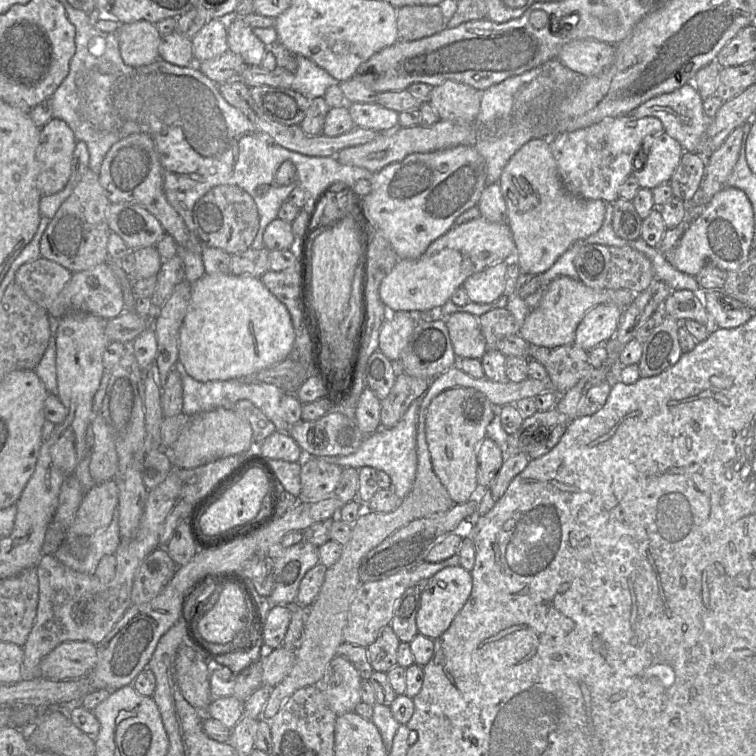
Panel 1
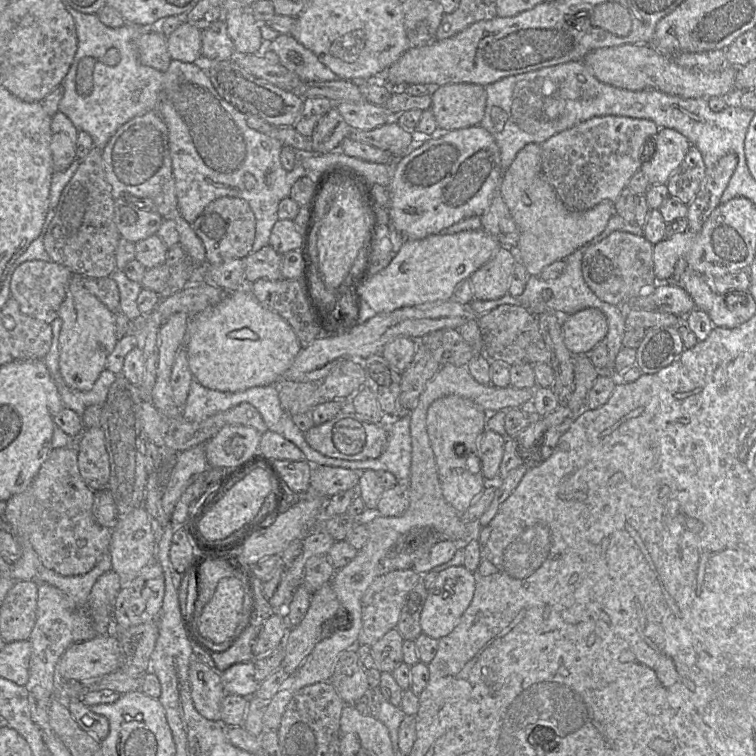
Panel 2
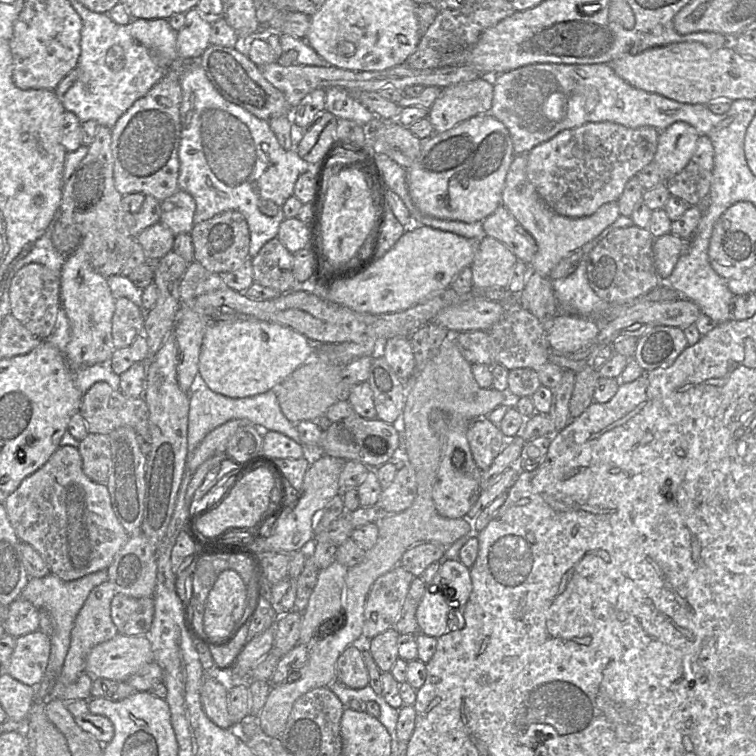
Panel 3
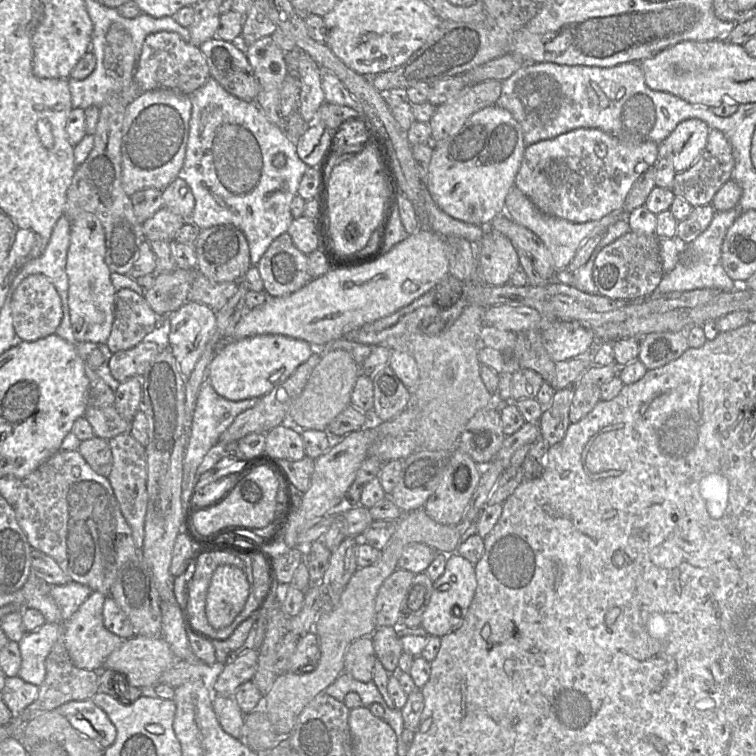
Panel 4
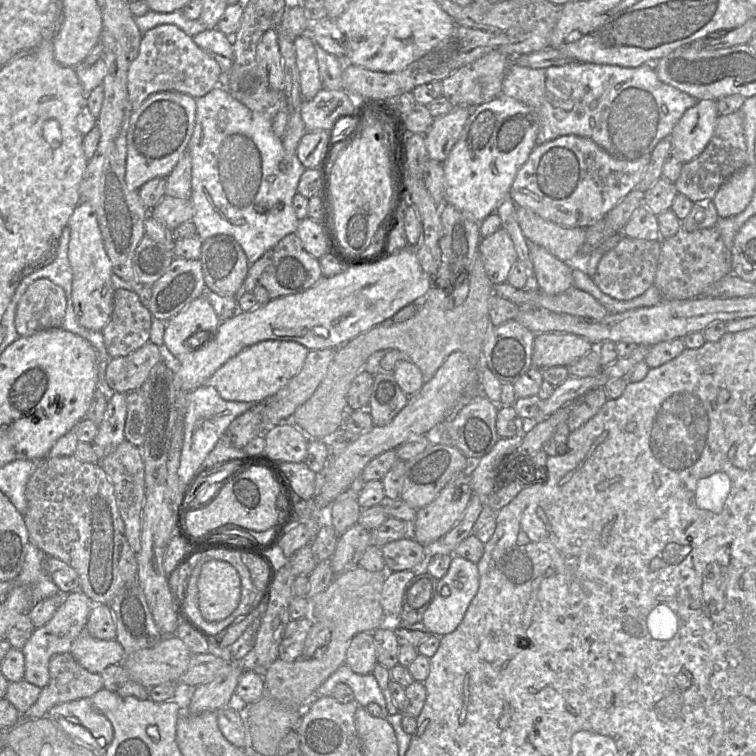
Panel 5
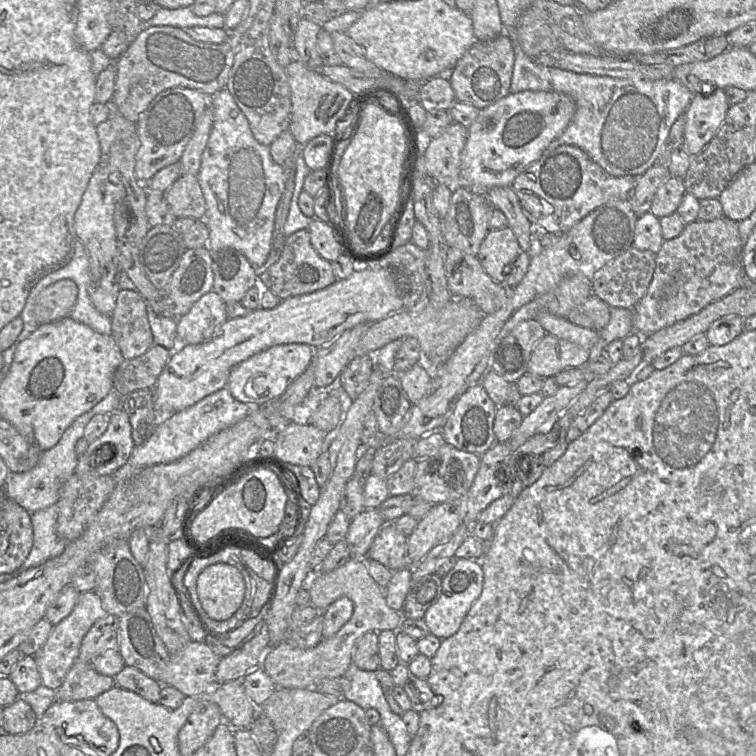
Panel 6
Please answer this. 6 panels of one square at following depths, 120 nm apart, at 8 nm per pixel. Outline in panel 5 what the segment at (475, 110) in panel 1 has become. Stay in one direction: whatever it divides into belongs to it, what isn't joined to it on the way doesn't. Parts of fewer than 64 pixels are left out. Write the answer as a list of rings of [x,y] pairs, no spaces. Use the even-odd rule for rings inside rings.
[[[455,106],[448,114],[435,117],[432,126],[424,135],[430,159],[443,163],[458,141],[470,115],[468,106]]]

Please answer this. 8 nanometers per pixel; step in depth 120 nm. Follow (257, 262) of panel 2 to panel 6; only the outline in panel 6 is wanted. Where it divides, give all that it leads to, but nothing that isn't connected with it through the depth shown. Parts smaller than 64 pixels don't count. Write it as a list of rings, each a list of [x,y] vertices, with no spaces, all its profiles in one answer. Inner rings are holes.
[[[301,229],[285,239],[279,259],[266,271],[258,270],[258,283],[269,289],[281,301],[290,297],[309,294],[321,290],[336,281],[331,263],[322,258],[310,242],[307,229]]]

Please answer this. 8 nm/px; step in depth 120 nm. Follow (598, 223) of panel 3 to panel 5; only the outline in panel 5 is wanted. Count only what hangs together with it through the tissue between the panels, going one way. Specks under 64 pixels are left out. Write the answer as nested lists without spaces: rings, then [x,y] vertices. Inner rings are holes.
[[[518,206],[517,220],[530,244],[545,248],[559,260],[575,267],[575,261],[585,242],[585,228],[562,227],[541,218],[528,208]]]

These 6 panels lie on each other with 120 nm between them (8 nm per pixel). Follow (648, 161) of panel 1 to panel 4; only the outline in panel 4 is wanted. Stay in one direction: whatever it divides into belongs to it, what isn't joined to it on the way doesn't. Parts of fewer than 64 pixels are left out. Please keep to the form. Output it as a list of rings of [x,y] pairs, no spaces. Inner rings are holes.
[[[696,118],[680,122],[660,144],[660,155],[671,161],[676,173],[688,169],[704,151],[710,129]]]

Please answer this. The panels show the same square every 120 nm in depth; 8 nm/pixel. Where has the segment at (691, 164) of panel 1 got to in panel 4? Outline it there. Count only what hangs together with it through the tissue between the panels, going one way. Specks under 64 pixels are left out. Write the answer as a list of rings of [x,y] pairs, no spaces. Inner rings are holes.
[[[710,129],[704,151],[688,169],[675,174],[672,191],[675,196],[686,200],[693,207],[710,204],[718,190],[731,179],[734,166],[730,142],[720,130]]]

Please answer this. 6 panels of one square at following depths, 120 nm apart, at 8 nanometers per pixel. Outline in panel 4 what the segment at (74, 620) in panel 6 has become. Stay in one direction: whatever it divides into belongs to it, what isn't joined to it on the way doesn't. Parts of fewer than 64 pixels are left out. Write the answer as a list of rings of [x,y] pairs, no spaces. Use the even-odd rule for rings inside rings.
[[[46,622],[37,630],[26,632],[18,642],[21,655],[18,676],[39,687],[46,676],[46,658],[59,637],[63,636],[64,622]]]

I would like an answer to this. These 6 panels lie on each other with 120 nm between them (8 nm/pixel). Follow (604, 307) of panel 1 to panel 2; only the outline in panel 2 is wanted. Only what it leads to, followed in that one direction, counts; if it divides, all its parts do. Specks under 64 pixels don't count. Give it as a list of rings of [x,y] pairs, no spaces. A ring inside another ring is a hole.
[[[586,308],[565,317],[562,334],[566,348],[572,355],[587,354],[605,341],[608,323],[603,312]]]

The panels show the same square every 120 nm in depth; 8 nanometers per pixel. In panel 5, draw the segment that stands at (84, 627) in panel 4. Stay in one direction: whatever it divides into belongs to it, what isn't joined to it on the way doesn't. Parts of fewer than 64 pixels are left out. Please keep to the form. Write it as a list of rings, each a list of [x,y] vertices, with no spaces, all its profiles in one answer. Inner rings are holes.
[[[87,628],[73,641],[70,654],[91,673],[101,673],[106,667],[122,663],[126,653],[116,640],[100,640],[92,637]]]

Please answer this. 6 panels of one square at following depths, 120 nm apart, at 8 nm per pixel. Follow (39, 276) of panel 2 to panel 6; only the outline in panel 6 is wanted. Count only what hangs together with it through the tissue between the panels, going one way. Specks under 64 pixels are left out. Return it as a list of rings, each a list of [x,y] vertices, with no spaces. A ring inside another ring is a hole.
[[[62,279],[45,288],[36,298],[34,317],[38,326],[68,317],[78,288],[70,279]]]

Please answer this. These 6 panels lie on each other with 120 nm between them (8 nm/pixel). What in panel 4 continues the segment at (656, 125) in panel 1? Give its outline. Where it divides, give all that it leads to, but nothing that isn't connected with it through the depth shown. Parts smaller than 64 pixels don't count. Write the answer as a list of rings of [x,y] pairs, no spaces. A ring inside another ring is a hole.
[[[578,128],[555,138],[526,146],[514,185],[543,213],[574,223],[601,219],[615,210],[623,210],[631,187],[660,157],[660,144],[645,141],[624,143],[596,128]]]

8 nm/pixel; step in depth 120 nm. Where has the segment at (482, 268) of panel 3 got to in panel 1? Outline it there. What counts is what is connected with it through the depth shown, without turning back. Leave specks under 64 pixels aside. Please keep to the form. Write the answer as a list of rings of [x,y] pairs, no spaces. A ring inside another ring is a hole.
[[[508,261],[499,262],[469,276],[462,287],[471,302],[492,303],[504,293]]]

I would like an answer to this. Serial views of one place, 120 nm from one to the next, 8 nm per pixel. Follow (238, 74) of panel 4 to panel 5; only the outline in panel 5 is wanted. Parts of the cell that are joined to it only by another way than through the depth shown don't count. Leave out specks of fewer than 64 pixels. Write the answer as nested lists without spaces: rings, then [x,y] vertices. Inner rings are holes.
[[[214,28],[206,29],[192,39],[197,46],[217,61],[224,76],[229,73],[234,63],[234,52],[227,35]]]

